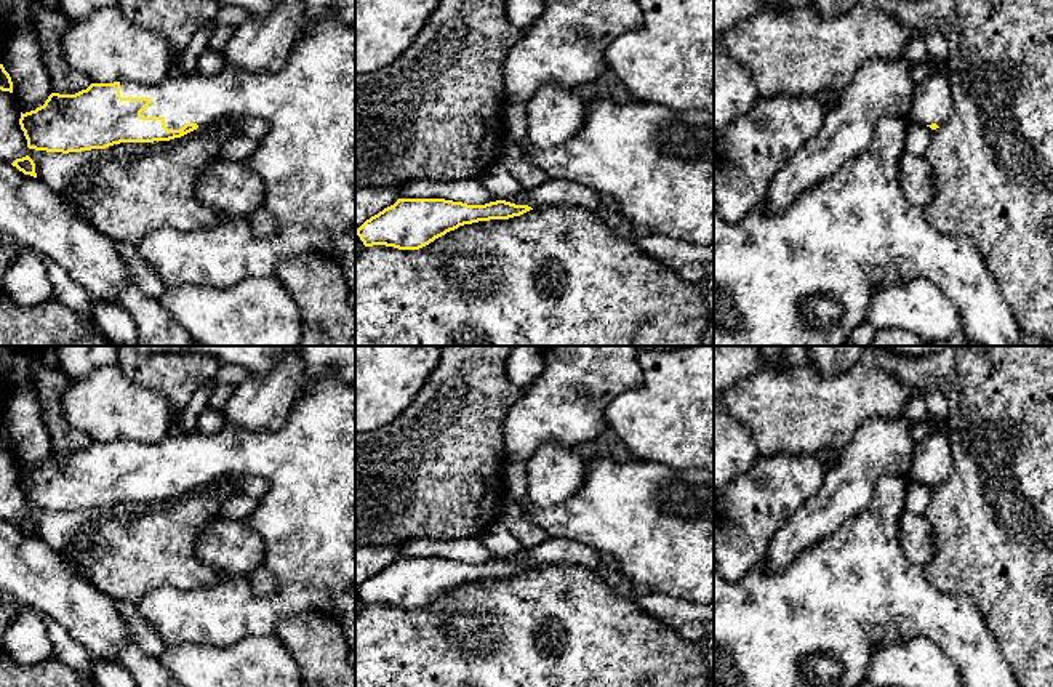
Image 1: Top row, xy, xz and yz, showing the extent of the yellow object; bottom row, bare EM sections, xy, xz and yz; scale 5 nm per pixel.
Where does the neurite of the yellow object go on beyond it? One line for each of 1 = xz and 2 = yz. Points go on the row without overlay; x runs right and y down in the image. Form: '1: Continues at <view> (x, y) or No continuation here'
1: No continuation here
2: No continuation here

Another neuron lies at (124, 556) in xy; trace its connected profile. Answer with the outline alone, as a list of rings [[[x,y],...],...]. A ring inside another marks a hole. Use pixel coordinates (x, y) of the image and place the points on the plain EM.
[[[224,477],[170,498],[160,511],[150,514],[99,512],[74,533],[59,552],[80,577],[115,602],[136,605],[147,591],[158,586],[211,586],[221,572],[200,560],[197,541],[202,530],[219,516],[221,503],[235,493],[242,493],[238,479]]]

